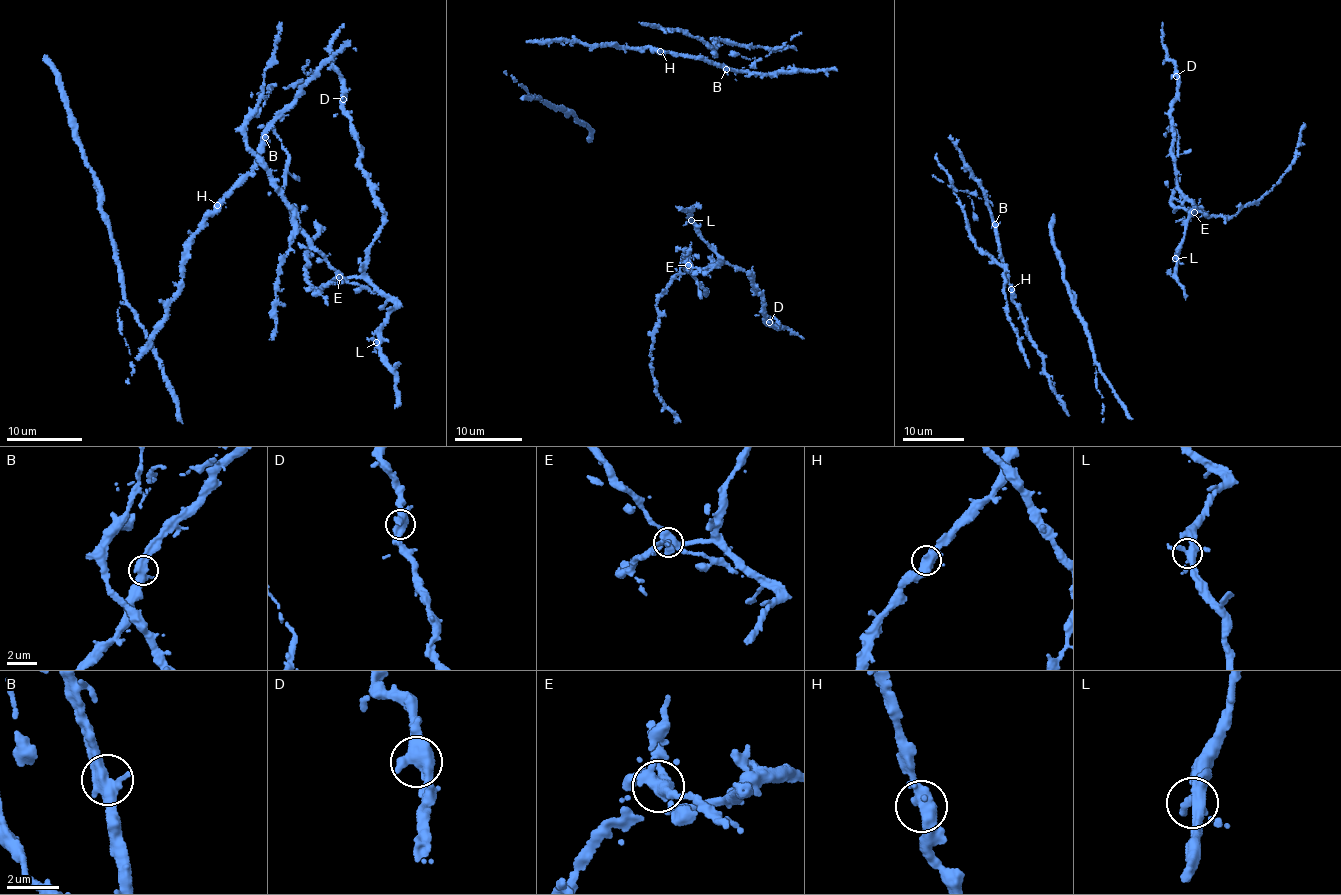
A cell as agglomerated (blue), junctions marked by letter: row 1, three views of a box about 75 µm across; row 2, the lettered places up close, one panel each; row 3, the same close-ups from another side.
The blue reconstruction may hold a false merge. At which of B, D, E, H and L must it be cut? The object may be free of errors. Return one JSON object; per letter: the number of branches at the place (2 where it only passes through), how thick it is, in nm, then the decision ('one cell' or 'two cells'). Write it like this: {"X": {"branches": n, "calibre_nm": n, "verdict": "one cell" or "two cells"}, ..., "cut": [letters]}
{"B": {"branches": 3, "calibre_nm": 420, "verdict": "one cell"}, "D": {"branches": 3, "calibre_nm": 440, "verdict": "one cell"}, "E": {"branches": 4, "calibre_nm": 440, "verdict": "two cells"}, "H": {"branches": 4, "calibre_nm": 440, "verdict": "one cell"}, "L": {"branches": 5, "calibre_nm": 360, "verdict": "one cell"}, "cut": ["E"]}

